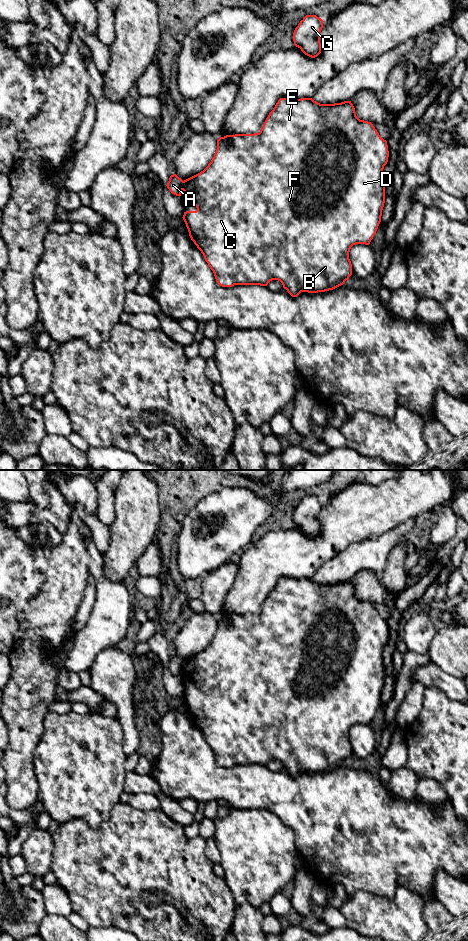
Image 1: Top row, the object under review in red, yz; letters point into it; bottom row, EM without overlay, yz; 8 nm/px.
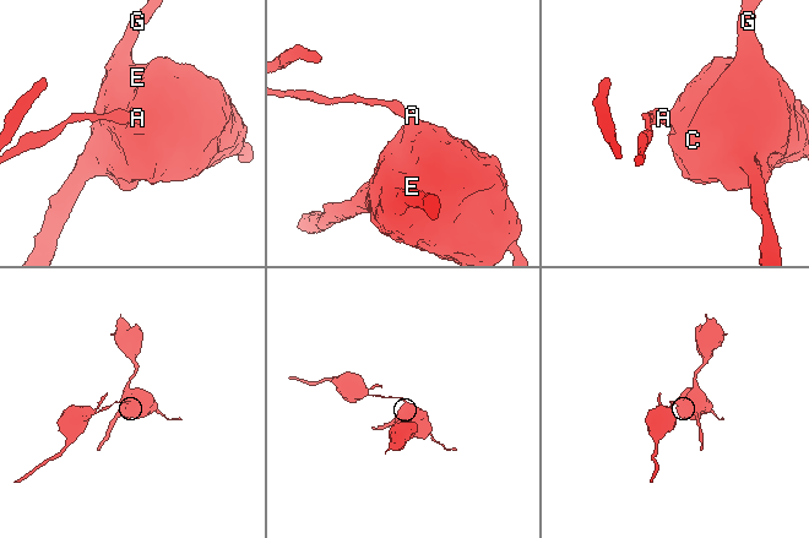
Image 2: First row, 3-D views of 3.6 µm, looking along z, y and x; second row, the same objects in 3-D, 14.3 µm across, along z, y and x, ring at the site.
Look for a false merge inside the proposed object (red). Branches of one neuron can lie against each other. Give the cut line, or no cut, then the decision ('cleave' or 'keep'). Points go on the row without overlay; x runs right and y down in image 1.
cut in yz along (183, 661), (181, 669); cleave

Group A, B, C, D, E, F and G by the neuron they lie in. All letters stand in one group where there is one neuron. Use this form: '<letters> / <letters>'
A / B C D E F G

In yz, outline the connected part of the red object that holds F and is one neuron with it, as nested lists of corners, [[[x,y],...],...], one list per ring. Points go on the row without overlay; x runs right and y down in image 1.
[[[280,578],[269,593],[259,613],[235,614],[220,617],[217,629],[208,646],[200,653],[186,659],[182,670],[196,686],[196,691],[186,691],[183,700],[189,716],[201,731],[208,746],[213,751],[216,762],[222,767],[234,765],[267,766],[272,760],[278,760],[292,777],[301,772],[318,773],[333,770],[345,763],[352,755],[349,732],[353,725],[369,725],[381,702],[385,683],[383,649],[388,642],[389,631],[384,620],[373,604],[360,600],[356,596],[351,581],[334,584],[320,584],[312,578]]]

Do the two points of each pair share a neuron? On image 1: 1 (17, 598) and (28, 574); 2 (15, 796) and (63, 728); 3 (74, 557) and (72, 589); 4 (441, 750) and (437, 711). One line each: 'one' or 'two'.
1: one
2: two
3: one
4: one

